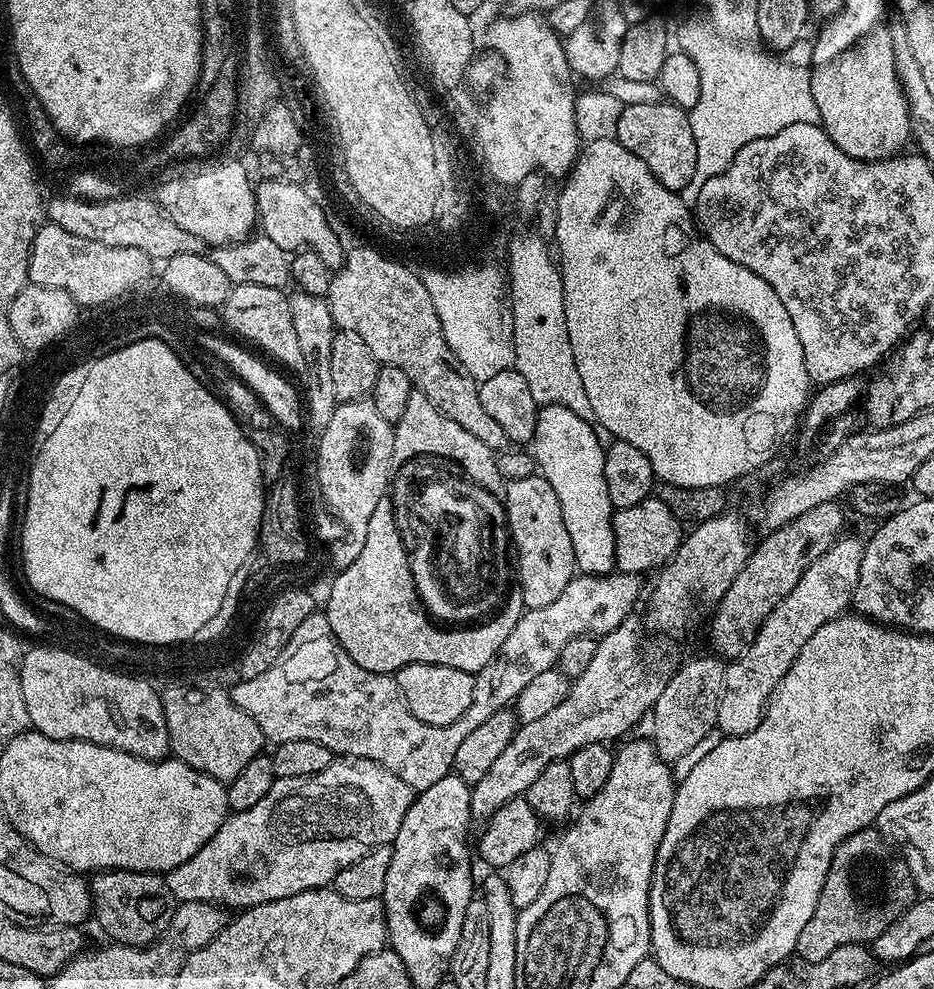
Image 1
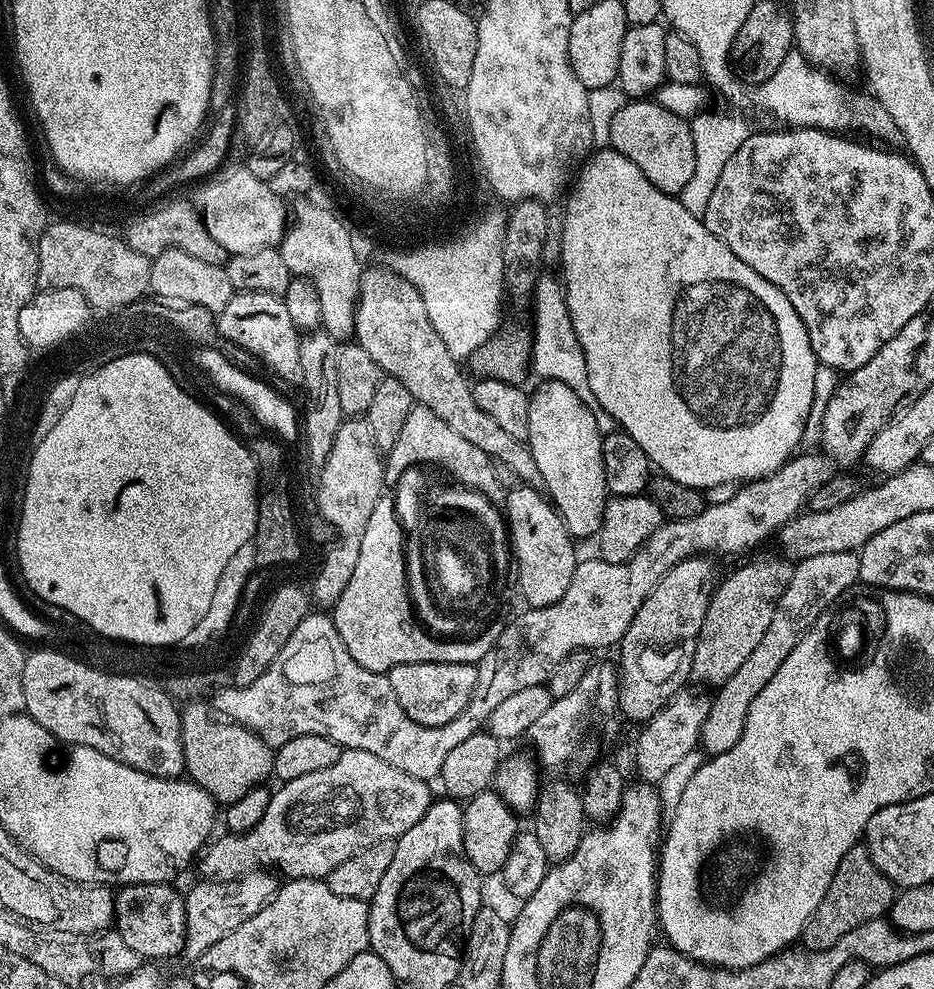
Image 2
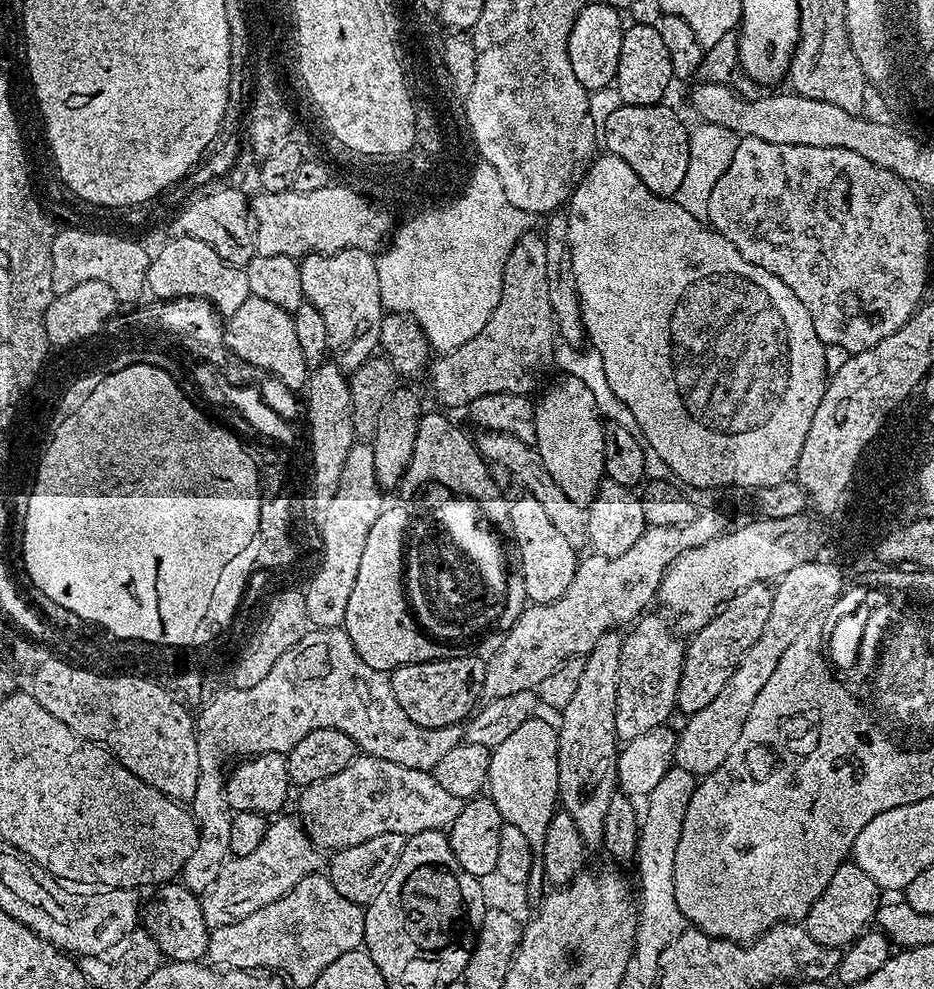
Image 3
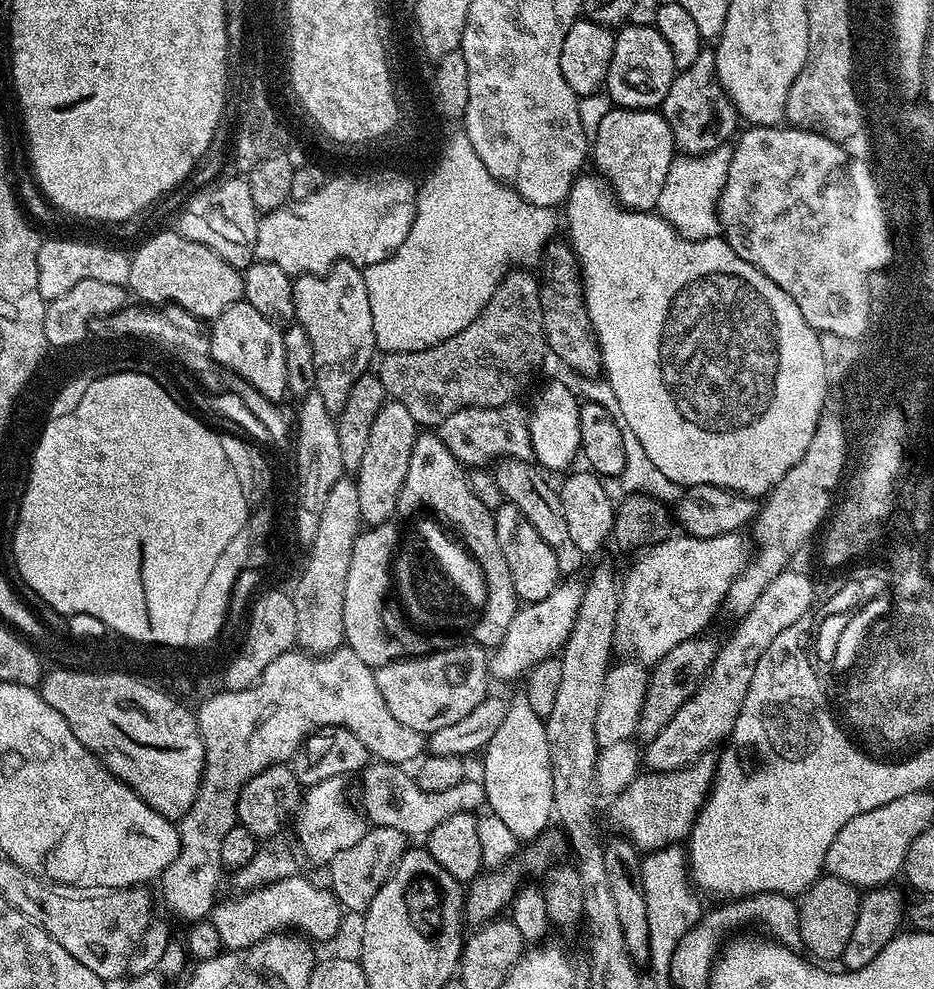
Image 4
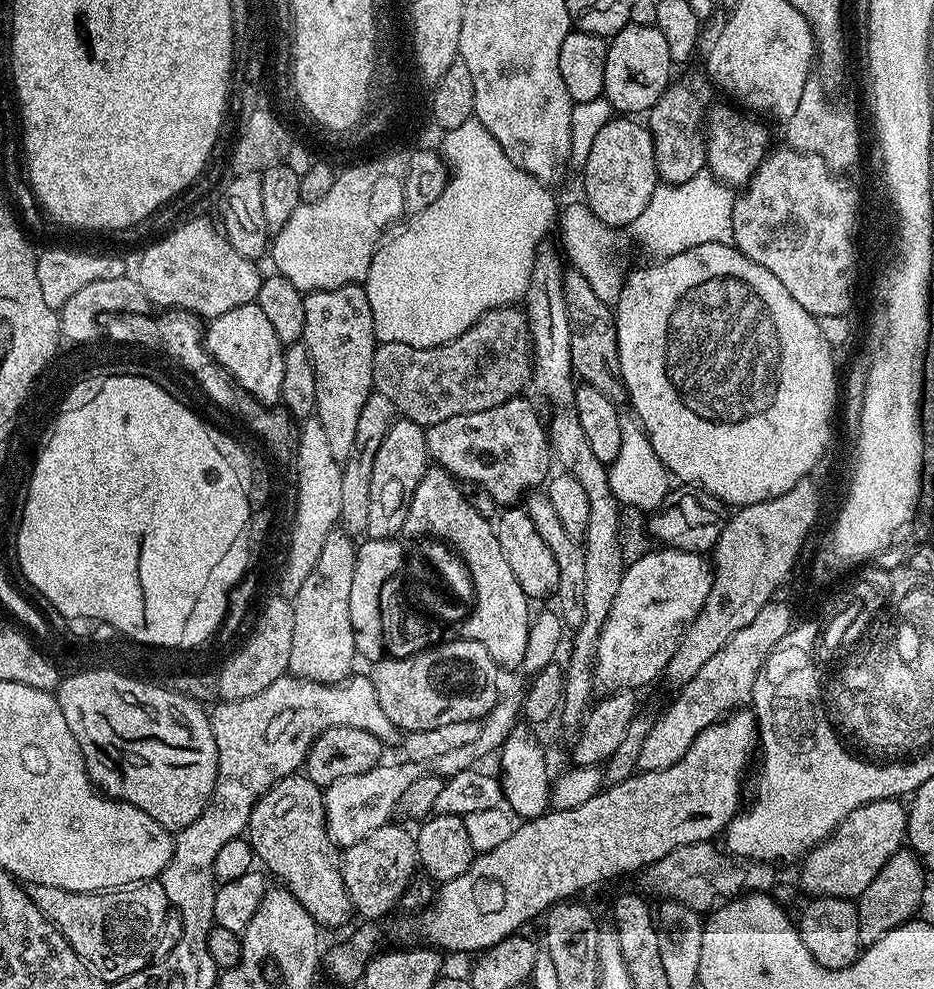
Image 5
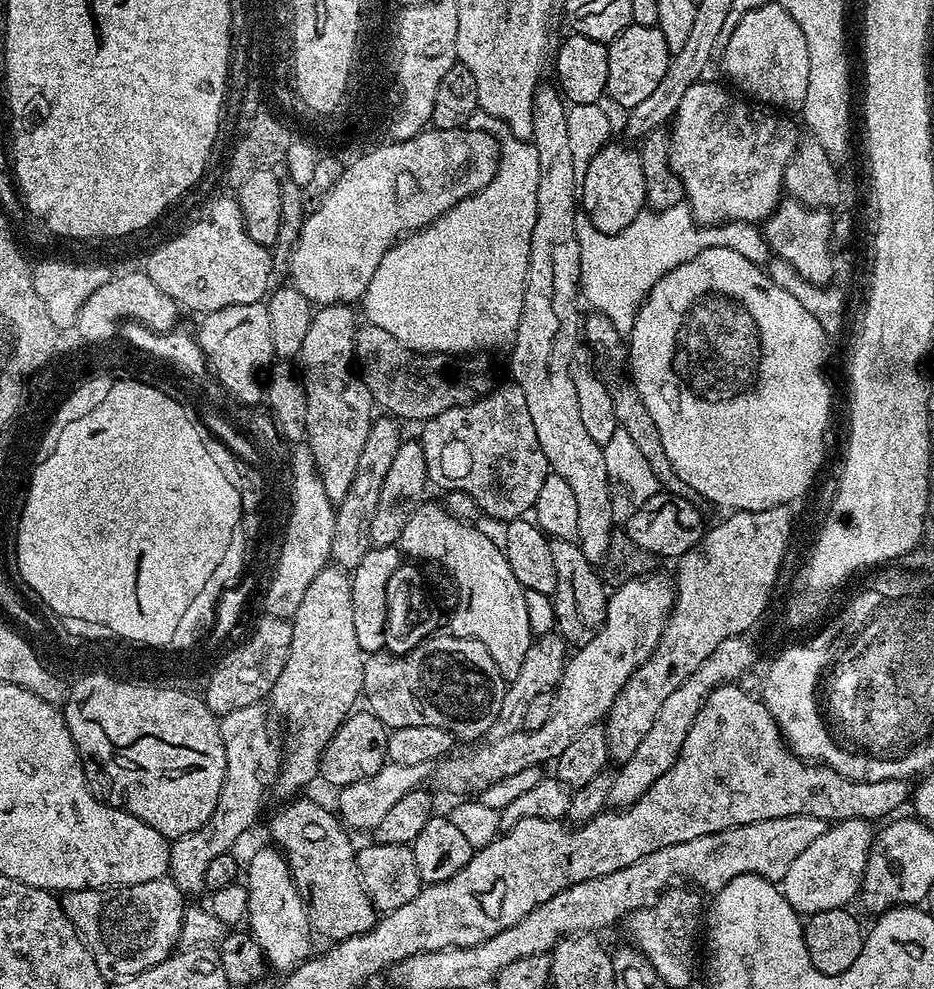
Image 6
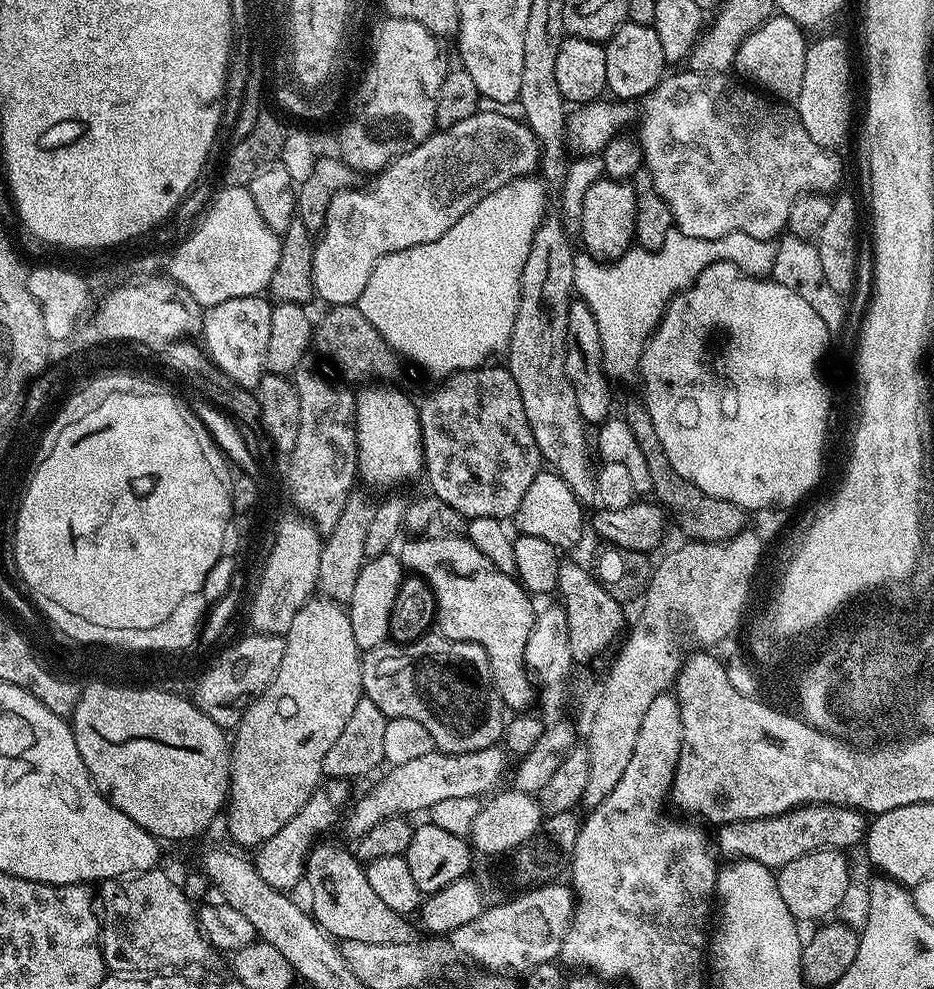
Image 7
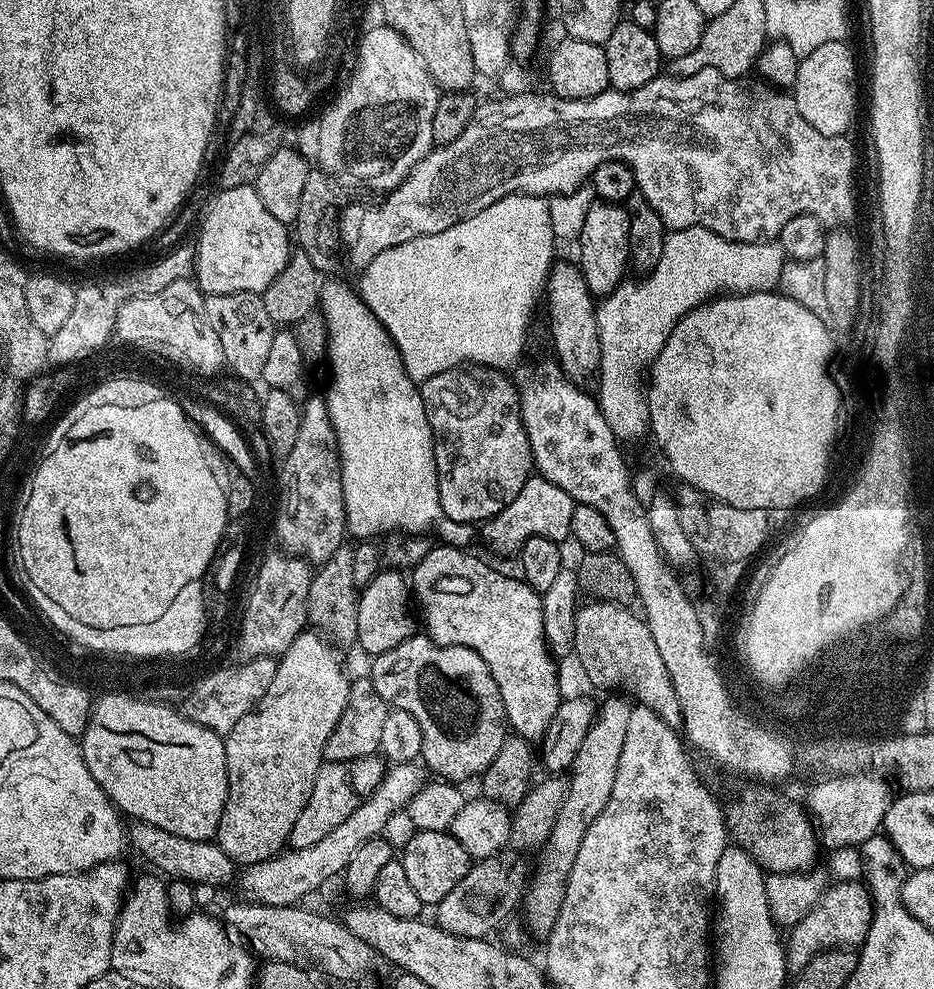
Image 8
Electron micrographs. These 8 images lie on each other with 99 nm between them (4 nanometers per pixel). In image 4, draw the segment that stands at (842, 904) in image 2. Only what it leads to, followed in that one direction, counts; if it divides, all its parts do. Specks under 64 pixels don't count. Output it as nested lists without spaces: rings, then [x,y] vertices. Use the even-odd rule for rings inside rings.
[[[824,874],[799,897],[798,927],[802,934],[803,951],[809,957],[820,962],[839,961],[843,957],[846,942],[850,942],[850,933],[854,931],[854,922],[858,922],[861,895],[861,889],[850,882]]]

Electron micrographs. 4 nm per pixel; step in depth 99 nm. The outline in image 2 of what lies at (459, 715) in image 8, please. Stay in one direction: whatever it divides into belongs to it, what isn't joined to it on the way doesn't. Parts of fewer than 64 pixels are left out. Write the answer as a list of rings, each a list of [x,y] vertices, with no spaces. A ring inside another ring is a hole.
[[[426,662],[394,666],[386,675],[398,706],[406,710],[410,719],[422,726],[446,726],[466,710],[466,702],[470,702],[478,682],[476,670],[477,665],[462,662]]]

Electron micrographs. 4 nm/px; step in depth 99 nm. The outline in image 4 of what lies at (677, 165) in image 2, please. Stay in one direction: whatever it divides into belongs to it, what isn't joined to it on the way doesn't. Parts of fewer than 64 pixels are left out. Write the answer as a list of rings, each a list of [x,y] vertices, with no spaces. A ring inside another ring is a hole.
[[[609,107],[609,112],[596,124],[596,136],[590,140],[590,160],[596,163],[595,171],[608,181],[615,197],[625,209],[634,212],[653,211],[660,203],[660,196],[666,186],[666,178],[672,173],[672,166],[678,156],[674,134],[666,122],[663,111],[651,108]]]

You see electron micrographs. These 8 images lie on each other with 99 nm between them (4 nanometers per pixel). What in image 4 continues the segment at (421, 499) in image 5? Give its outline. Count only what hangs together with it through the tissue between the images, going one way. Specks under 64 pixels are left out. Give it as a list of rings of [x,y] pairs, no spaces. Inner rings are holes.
[[[424,430],[417,435],[410,460],[410,470],[406,472],[406,482],[400,491],[399,511],[412,516],[423,504],[429,508],[429,513],[435,514],[445,525],[453,524],[456,527],[455,535],[462,541],[469,555],[481,566],[485,575],[488,598],[470,629],[470,635],[481,648],[495,650],[506,638],[506,632],[510,630],[510,624],[514,622],[518,611],[514,578],[510,578],[510,566],[506,562],[506,554],[502,554],[502,546],[498,546],[494,512],[486,508],[485,503],[471,488],[465,465],[461,464],[458,458],[454,458],[446,442],[442,442],[439,434],[432,430]]]

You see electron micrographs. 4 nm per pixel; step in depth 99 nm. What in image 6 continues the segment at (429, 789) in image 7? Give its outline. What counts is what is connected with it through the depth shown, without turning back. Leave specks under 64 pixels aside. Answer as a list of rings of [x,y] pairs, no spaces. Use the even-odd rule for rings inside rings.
[[[656,575],[635,576],[632,580],[617,583],[617,588],[611,589],[606,606],[606,618],[600,623],[600,629],[596,631],[594,638],[579,645],[567,657],[564,673],[552,692],[552,713],[550,718],[546,718],[546,722],[542,722],[542,726],[538,726],[538,730],[519,730],[506,737],[492,738],[484,742],[489,744],[481,743],[476,746],[481,748],[476,748],[465,756],[454,754],[440,760],[434,768],[434,781],[436,780],[437,786],[444,792],[478,794],[486,786],[502,782],[502,778],[510,778],[510,774],[518,774],[518,770],[544,766],[547,760],[548,763],[554,762],[562,754],[562,750],[566,750],[566,746],[570,746],[570,742],[574,742],[574,738],[578,738],[578,734],[586,730],[586,726],[601,723],[607,717],[614,698],[618,696],[618,690],[626,686],[630,674],[634,674],[634,670],[642,666],[642,662],[646,662],[646,658],[658,646],[664,623],[667,622],[668,613],[676,599],[673,577]]]

